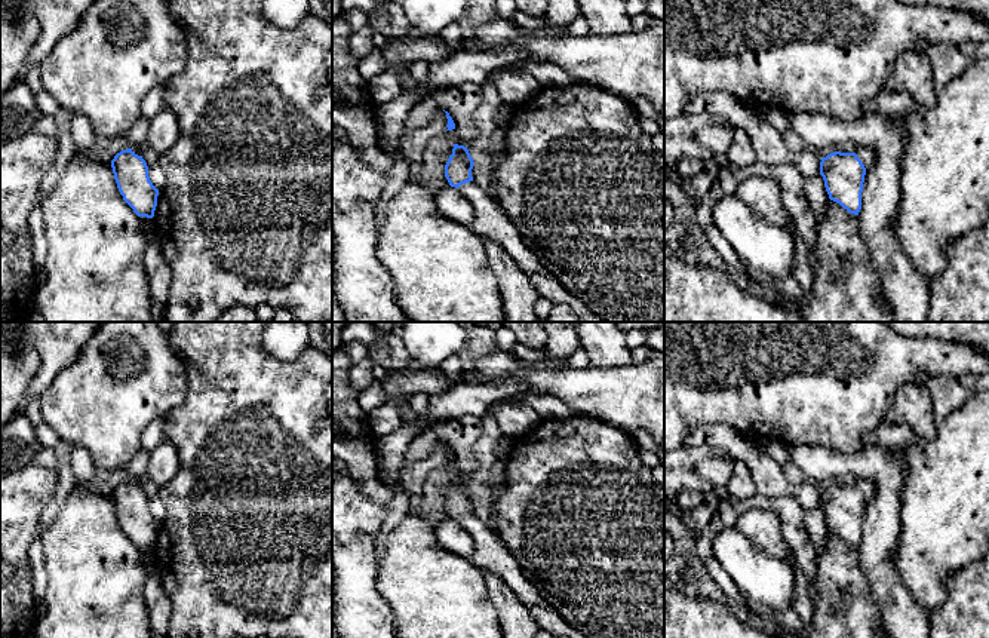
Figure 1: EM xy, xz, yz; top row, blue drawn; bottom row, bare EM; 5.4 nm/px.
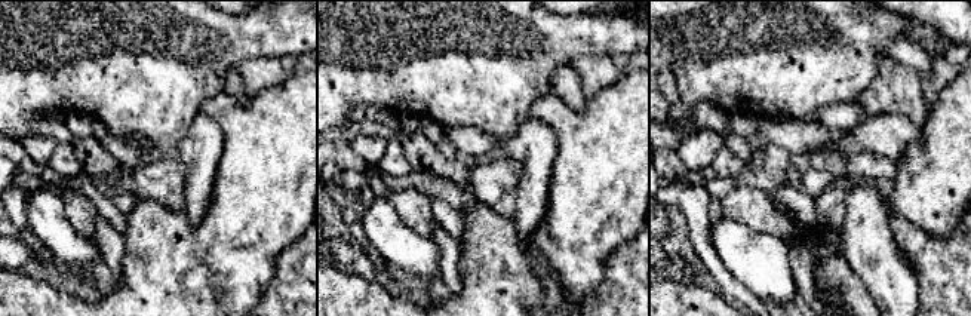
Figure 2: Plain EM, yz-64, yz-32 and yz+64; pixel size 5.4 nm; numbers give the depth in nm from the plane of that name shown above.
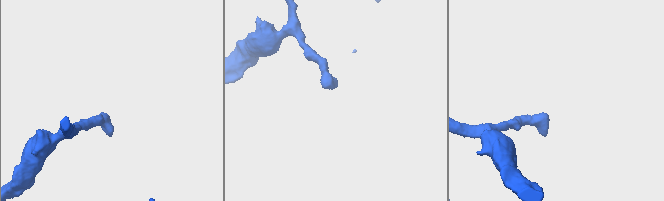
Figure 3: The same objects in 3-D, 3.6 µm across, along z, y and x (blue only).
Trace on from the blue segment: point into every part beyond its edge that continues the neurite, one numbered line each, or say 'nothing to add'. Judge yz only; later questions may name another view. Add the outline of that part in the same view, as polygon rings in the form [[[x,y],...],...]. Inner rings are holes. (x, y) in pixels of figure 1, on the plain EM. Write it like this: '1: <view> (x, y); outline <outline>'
1: yz (866, 487); outline [[[857,479],[856,484],[857,490],[861,493],[866,501],[870,501],[875,496],[875,484],[869,479]]]

